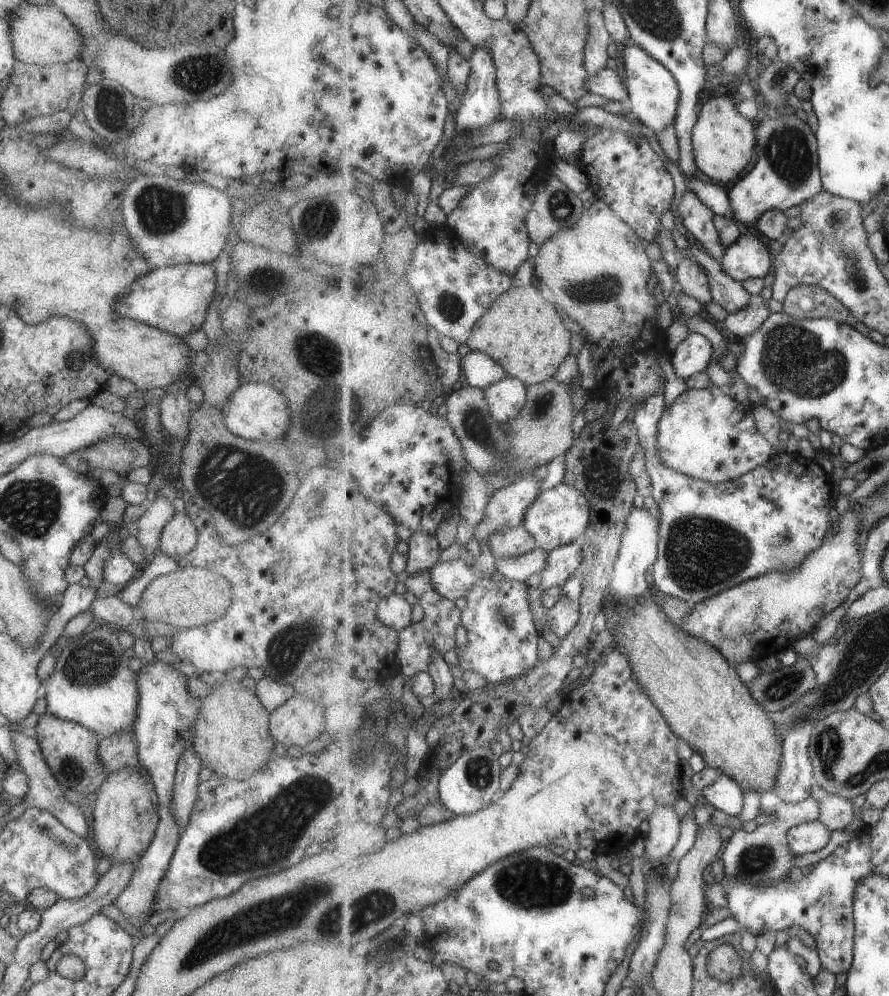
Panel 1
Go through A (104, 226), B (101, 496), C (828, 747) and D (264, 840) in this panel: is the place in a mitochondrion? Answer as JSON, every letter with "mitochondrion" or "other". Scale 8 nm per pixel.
{"A":"other","B":"other","C":"mitochondrion","D":"mitochondrion"}

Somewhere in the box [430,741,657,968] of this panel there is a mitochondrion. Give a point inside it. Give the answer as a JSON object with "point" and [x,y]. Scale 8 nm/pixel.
{"point":[529,882]}

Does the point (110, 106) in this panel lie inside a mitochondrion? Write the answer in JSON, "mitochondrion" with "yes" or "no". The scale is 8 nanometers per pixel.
{"mitochondrion":"yes"}

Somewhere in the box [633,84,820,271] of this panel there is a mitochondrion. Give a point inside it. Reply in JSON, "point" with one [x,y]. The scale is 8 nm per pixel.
{"point":[788,156]}

